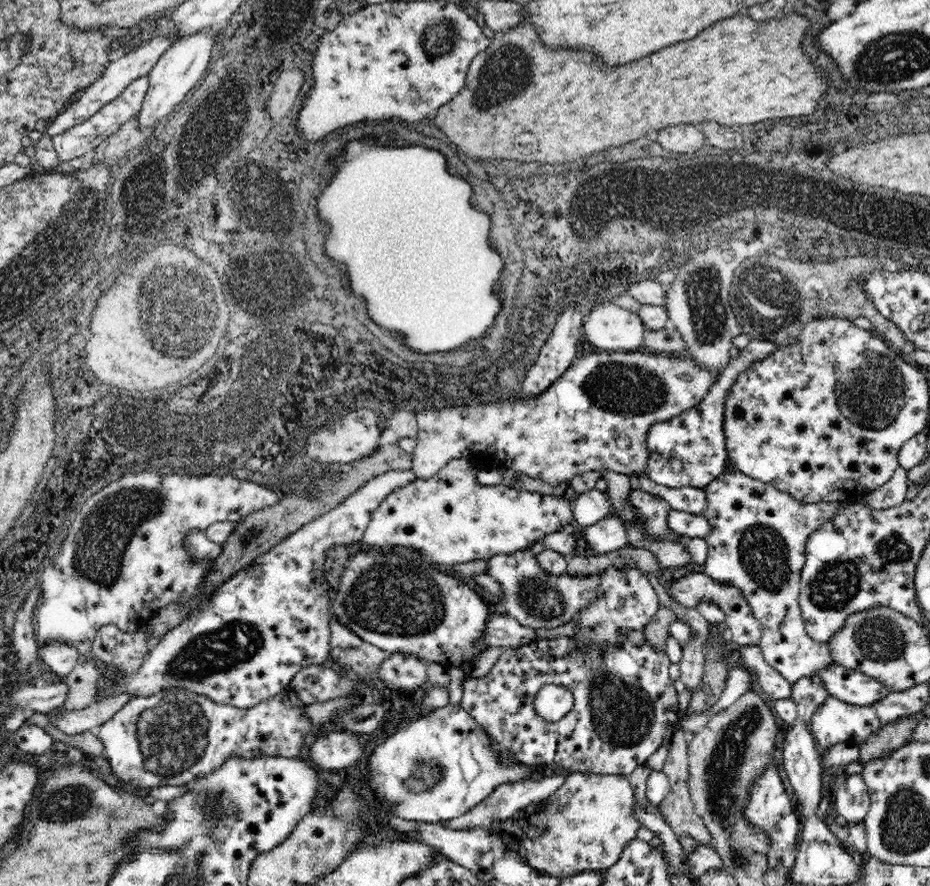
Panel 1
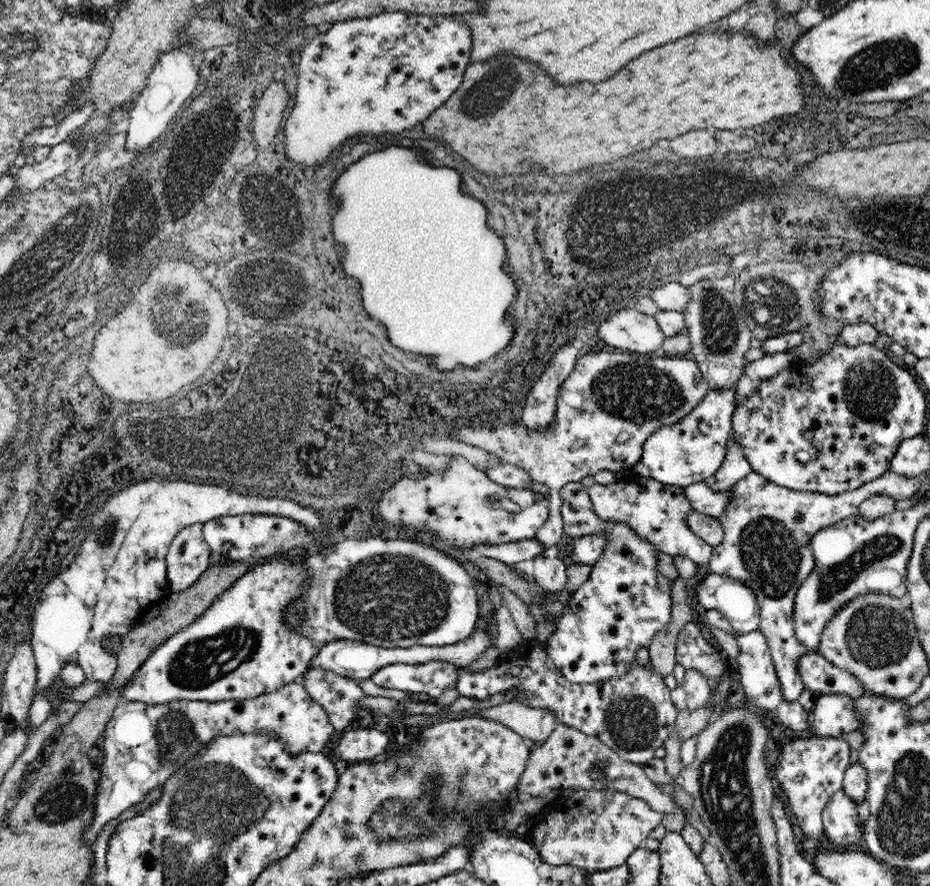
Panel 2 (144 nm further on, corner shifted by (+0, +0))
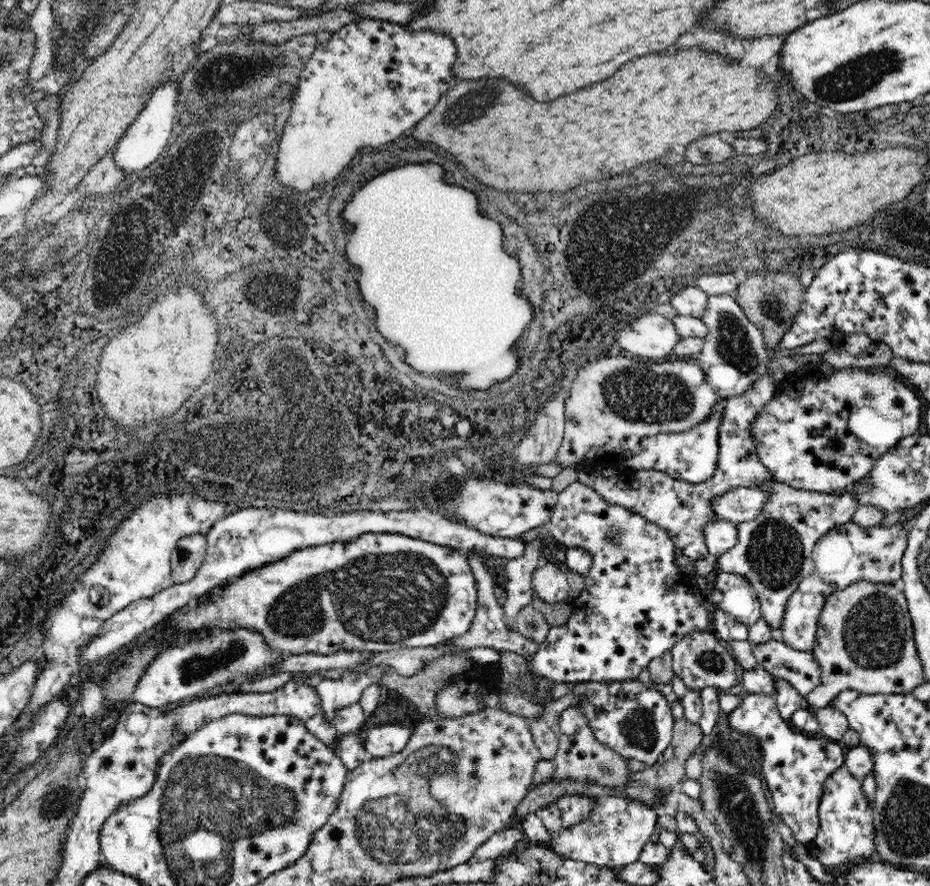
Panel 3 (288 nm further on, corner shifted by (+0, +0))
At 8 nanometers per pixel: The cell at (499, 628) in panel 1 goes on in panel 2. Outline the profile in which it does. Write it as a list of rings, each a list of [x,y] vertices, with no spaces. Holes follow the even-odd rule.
[[[494,616],[494,624],[482,634],[480,630],[472,634],[474,638],[458,642],[454,646],[414,646],[414,648],[378,648],[378,646],[370,646],[370,644],[362,644],[362,642],[352,642],[352,640],[340,640],[340,642],[332,642],[320,648],[320,652],[316,654],[316,658],[308,664],[308,668],[320,668],[320,670],[328,670],[332,674],[338,674],[340,678],[352,678],[352,680],[370,680],[370,676],[374,676],[374,672],[378,672],[380,668],[388,666],[388,664],[426,664],[430,660],[442,660],[442,662],[450,662],[452,666],[460,666],[464,668],[466,664],[470,664],[472,660],[480,658],[490,646],[492,646],[492,638],[498,638],[498,626],[496,626],[496,616]]]

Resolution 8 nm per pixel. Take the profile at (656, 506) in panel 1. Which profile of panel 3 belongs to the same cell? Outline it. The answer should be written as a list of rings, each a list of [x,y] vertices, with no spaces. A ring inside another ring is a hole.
[[[768,374],[760,376],[744,394],[732,396],[724,400],[726,408],[720,420],[718,430],[718,468],[714,476],[706,482],[700,482],[696,486],[690,486],[682,480],[676,480],[660,470],[634,470],[634,468],[622,468],[614,476],[604,478],[596,470],[596,484],[594,490],[614,506],[622,506],[634,514],[644,516],[648,522],[660,526],[668,532],[670,540],[674,542],[678,556],[688,556],[690,560],[706,560],[710,558],[710,550],[704,538],[704,526],[708,522],[718,520],[718,514],[712,508],[712,500],[720,498],[728,490],[734,488],[758,488],[766,482],[778,482],[770,470],[762,464],[756,452],[754,438],[750,434],[750,424],[756,420],[758,412],[774,398],[776,388],[772,384],[772,378]]]

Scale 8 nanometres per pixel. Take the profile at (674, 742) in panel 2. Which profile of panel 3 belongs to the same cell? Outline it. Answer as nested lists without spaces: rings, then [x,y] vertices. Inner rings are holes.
[[[686,718],[678,720],[674,724],[674,738],[672,738],[672,746],[674,746],[674,760],[672,762],[662,762],[660,768],[652,768],[652,770],[640,770],[640,772],[630,772],[628,774],[628,782],[622,786],[602,786],[598,782],[590,782],[590,780],[570,780],[570,778],[558,778],[558,780],[544,780],[542,784],[534,786],[526,798],[520,802],[520,806],[516,808],[516,822],[524,820],[528,814],[534,814],[538,810],[542,810],[544,806],[560,800],[560,798],[568,798],[568,796],[606,796],[606,794],[614,794],[620,798],[628,798],[628,800],[638,800],[642,804],[646,804],[648,808],[656,810],[662,806],[662,798],[666,796],[666,792],[674,792],[678,790],[680,782],[686,780],[686,764],[692,758],[692,754],[698,750],[700,742],[702,742],[702,732],[698,724],[690,724]]]

